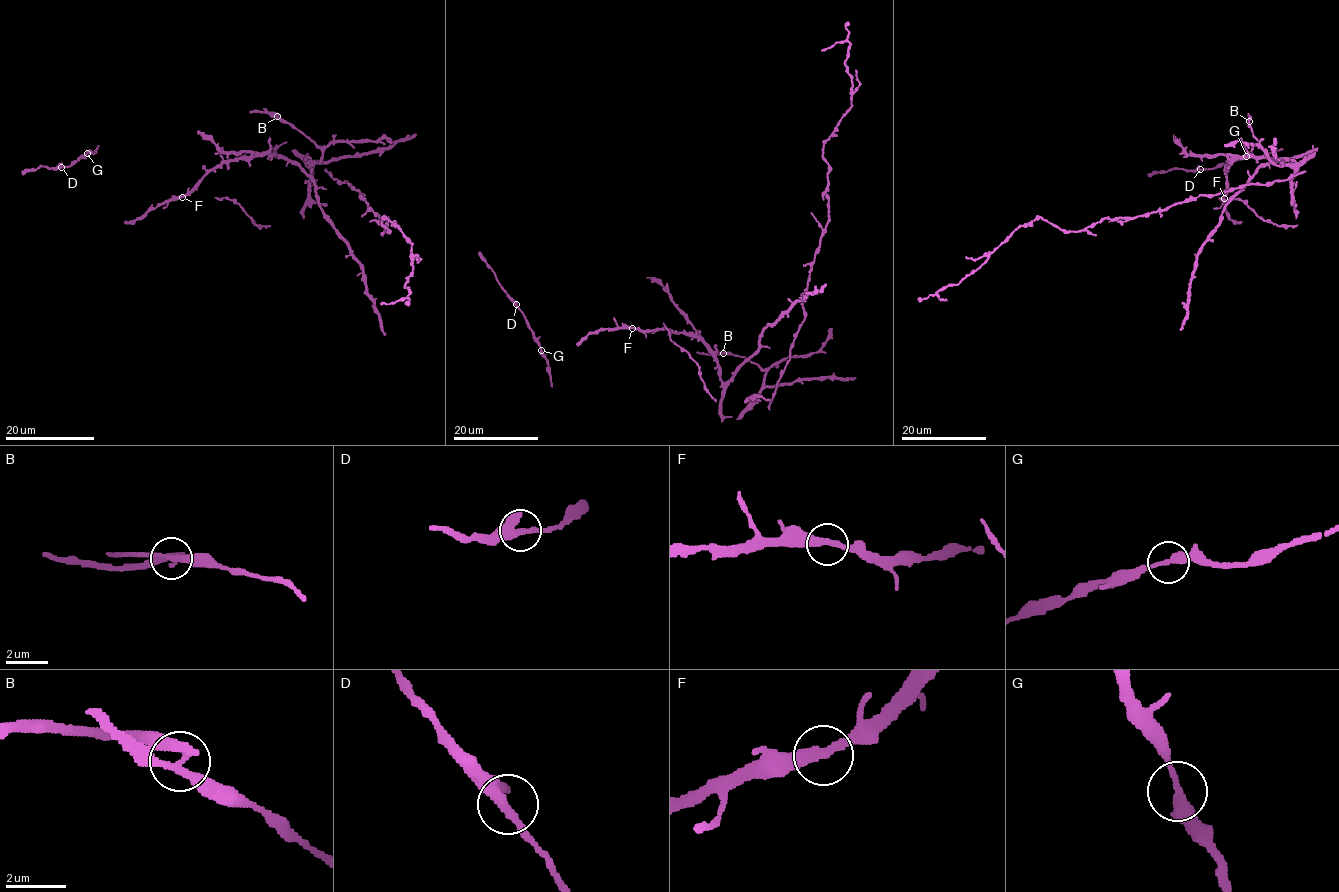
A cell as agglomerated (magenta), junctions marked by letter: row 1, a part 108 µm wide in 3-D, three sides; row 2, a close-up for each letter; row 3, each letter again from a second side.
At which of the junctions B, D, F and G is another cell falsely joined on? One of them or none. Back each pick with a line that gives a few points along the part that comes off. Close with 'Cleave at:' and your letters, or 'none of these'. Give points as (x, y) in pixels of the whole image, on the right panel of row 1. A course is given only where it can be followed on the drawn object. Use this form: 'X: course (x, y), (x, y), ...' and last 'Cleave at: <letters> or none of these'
Cleave at: B

